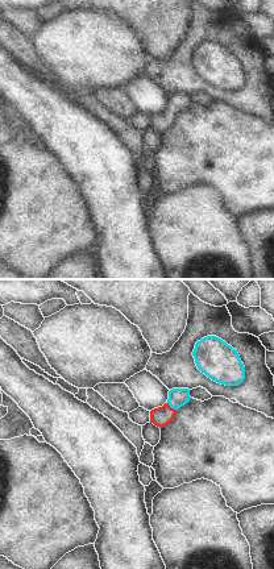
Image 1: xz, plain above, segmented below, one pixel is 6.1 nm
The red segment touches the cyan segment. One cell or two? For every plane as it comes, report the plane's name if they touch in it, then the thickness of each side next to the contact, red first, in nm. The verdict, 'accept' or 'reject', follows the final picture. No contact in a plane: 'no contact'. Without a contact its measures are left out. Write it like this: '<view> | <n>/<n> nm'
xz | 120/110 nm

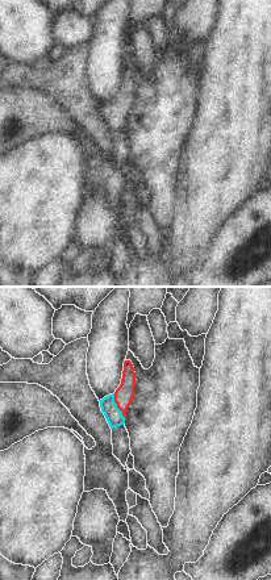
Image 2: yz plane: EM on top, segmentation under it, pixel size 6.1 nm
yz | 110/100 nm

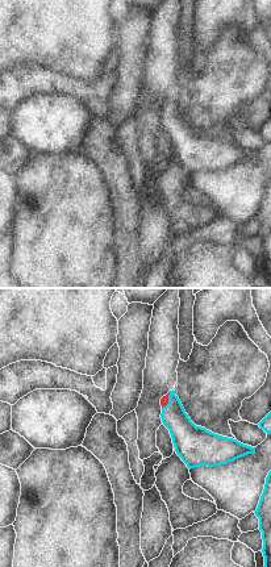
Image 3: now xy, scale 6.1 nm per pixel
xy | 50/180 nm

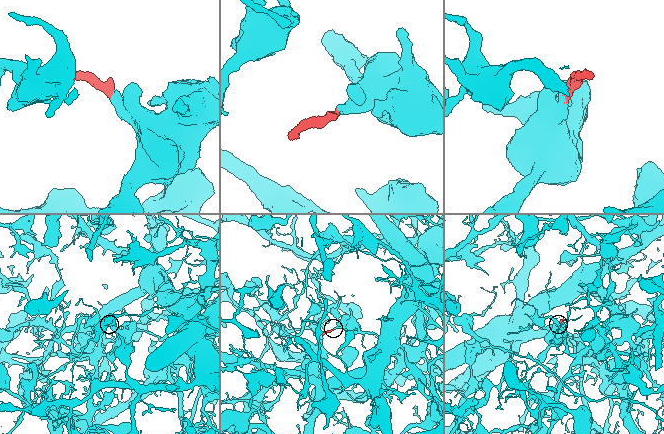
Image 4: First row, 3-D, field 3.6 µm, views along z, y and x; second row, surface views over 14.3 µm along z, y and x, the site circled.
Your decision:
accept

